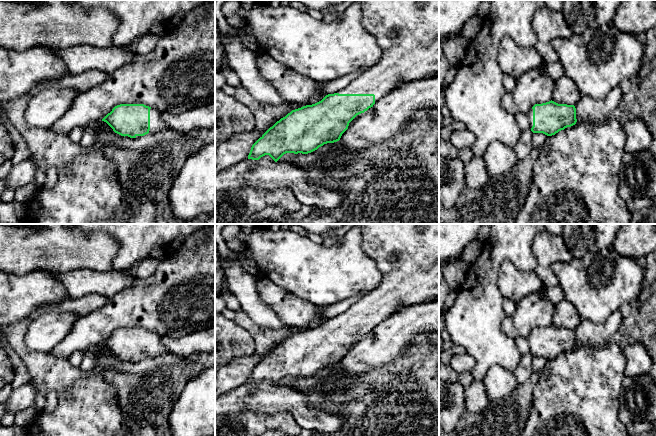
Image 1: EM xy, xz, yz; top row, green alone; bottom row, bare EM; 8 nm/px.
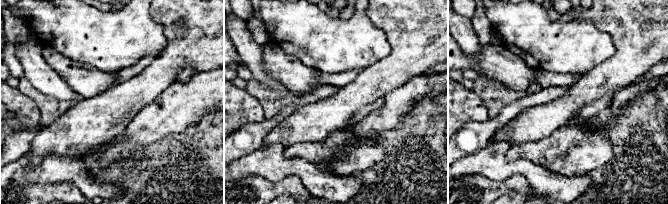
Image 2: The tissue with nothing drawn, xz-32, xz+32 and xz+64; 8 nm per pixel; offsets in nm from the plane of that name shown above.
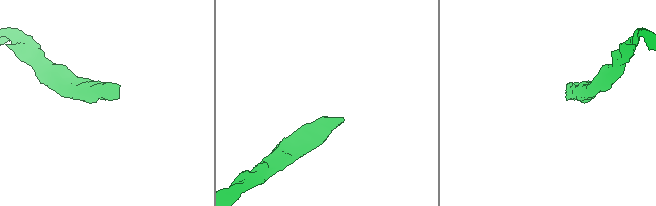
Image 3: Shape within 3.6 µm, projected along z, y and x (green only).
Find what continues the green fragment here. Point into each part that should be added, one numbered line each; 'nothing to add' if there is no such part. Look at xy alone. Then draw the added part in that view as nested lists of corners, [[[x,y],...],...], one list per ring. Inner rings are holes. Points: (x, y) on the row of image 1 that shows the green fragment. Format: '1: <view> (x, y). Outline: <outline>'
1: xy (157, 125). Outline: [[[155,108],[150,109],[150,130],[148,134],[156,134],[167,130],[165,123],[162,121],[160,112]]]

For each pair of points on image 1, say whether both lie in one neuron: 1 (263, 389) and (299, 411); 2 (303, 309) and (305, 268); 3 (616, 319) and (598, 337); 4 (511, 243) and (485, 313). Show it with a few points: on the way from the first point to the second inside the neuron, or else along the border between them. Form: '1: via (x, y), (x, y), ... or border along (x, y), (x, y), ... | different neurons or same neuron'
1: via (272, 398), (286, 399), (290, 402) | same neuron
2: border along (283, 288), (296, 296), (321, 306) | different neurons
3: via (612, 323), (602, 333) | same neuron
4: via (494, 260), (485, 274), (485, 296) | same neuron

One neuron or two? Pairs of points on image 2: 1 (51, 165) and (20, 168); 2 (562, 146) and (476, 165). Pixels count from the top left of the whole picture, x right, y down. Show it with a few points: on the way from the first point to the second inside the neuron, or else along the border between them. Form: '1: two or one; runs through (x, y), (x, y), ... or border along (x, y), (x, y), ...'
1: one; runs through (43, 172), (28, 172)
2: two; border along (505, 152), (505, 157), (508, 160), (529, 160)

